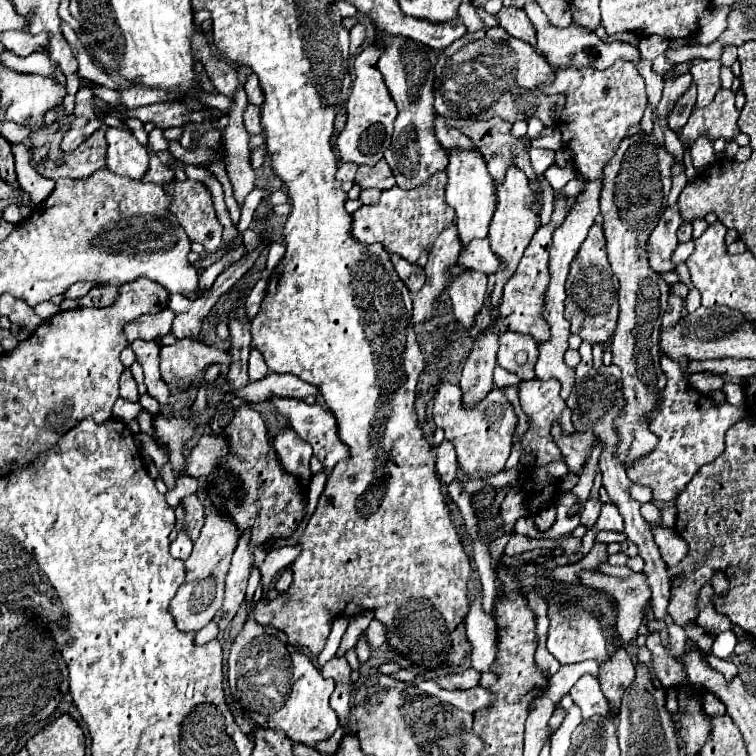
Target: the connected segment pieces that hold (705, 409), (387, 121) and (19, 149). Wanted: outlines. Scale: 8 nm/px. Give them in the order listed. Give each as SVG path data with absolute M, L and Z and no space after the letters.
M662 356L660 368L666 374L666 386L660 392L660 400L654 412L648 416L648 428L658 436L658 446L628 466L628 478L636 484L644 484L652 490L652 498L658 502L672 502L680 490L692 480L694 472L714 462L726 448L724 436L730 426L746 416L744 406L732 406L728 402L714 402L708 394L696 392L678 362Z
M374 44L364 48L356 58L356 80L352 86L352 94L346 104L346 124L336 138L336 148L340 152L342 162L352 162L356 166L374 166L384 158L384 152L390 144L394 120L396 120L396 104L392 96L388 96L388 88L380 70L376 68L378 58L382 56L382 46Z
M24 144L12 146L12 152L14 152L14 158L16 158L16 178L22 186L22 190L30 194L34 204L40 204L54 190L54 180L44 178L34 170L34 166L30 164L28 148Z

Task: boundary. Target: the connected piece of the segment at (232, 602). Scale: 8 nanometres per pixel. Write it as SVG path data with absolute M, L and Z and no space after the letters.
M248 532L240 536L238 548L232 558L232 566L226 574L226 598L222 608L216 612L214 622L218 624L218 630L224 632L234 614L238 612L240 604L244 602L246 596L246 586L248 586L248 576L250 576L250 564L252 564L252 548L248 546Z

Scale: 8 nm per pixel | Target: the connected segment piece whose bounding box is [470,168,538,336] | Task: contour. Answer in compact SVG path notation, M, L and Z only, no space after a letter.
M510 168L504 184L498 186L496 198L498 198L498 204L496 204L496 212L494 212L494 218L492 218L492 224L490 224L488 240L490 240L490 250L498 256L498 260L500 260L502 266L498 266L498 270L494 274L488 274L486 300L484 300L484 306L480 308L480 312L474 318L470 336L482 334L484 330L488 330L498 320L498 306L500 306L500 300L502 300L504 284L514 276L516 266L518 266L518 262L520 262L526 246L530 244L534 232L538 230L536 228L538 216L532 210L528 210L528 200L532 200L532 190L528 188L528 178L524 176L524 172L520 172L518 168Z

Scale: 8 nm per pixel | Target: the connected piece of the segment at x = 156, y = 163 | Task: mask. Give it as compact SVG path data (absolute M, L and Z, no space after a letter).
M150 154L150 166L148 166L148 170L142 180L144 182L164 184L164 182L168 182L172 178L174 178L174 170L168 168L168 166L164 166L156 154Z

